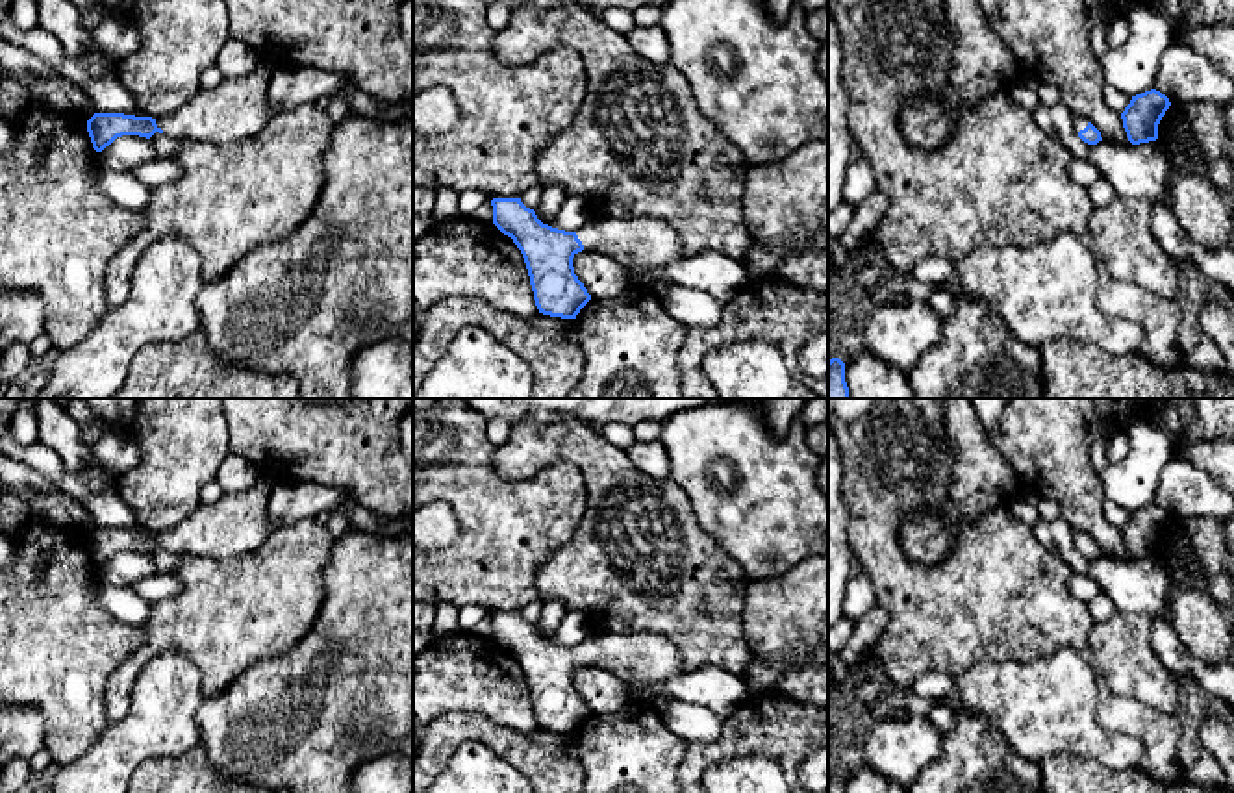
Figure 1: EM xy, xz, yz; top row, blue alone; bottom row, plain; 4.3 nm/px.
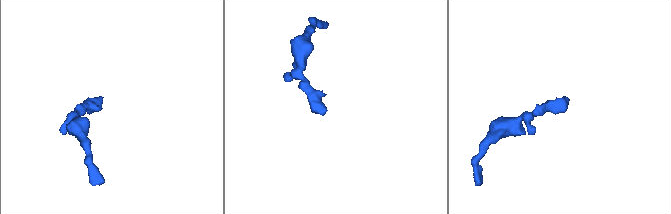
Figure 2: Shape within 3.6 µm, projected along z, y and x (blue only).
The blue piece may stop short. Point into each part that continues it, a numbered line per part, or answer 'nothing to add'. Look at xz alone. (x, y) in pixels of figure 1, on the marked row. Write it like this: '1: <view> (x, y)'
1: xz (642, 243)

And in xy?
1: xy (238, 108)

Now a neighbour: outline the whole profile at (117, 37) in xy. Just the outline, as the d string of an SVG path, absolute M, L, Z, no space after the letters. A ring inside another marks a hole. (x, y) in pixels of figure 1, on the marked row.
M111 13L107 20L93 31L100 50L120 61L139 48L139 31L130 15Z

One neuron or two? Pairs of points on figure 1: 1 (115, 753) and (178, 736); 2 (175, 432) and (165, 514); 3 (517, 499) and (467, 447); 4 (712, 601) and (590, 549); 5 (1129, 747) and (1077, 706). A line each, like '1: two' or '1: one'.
1: one
2: one
3: one
4: one
5: one

